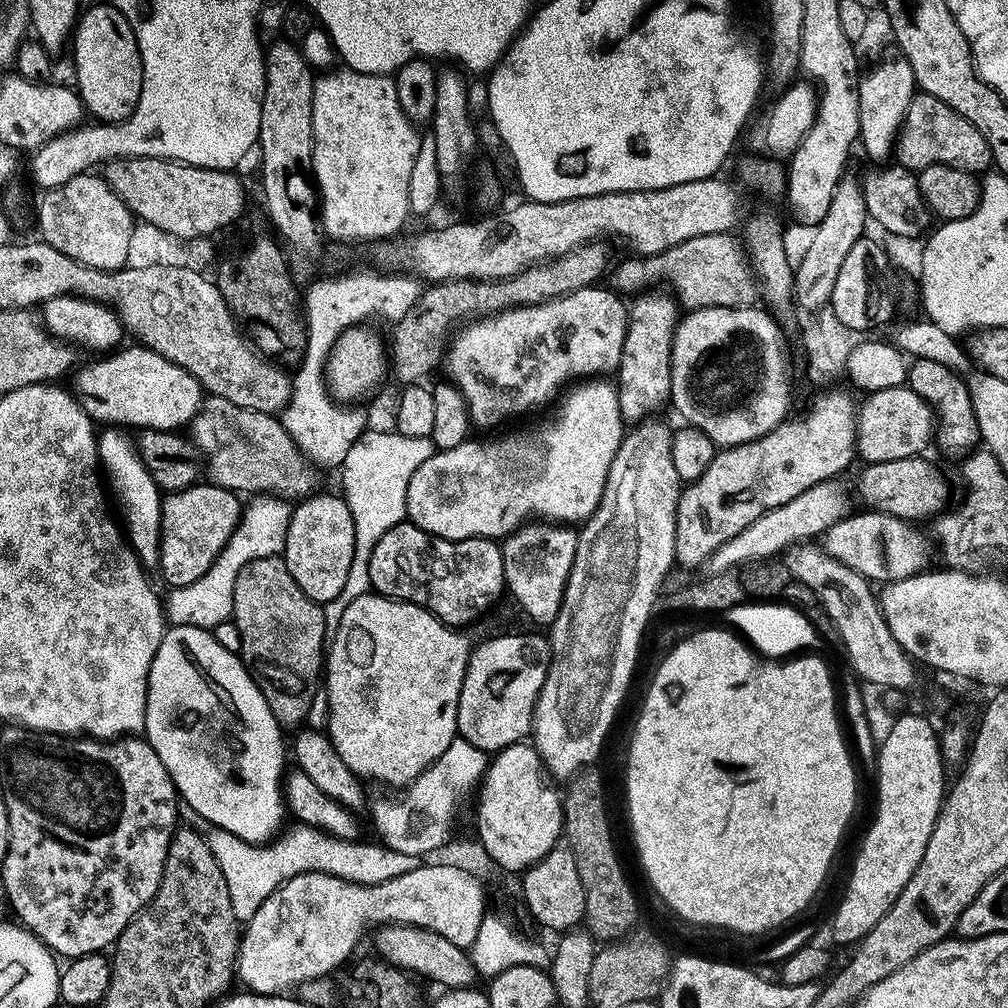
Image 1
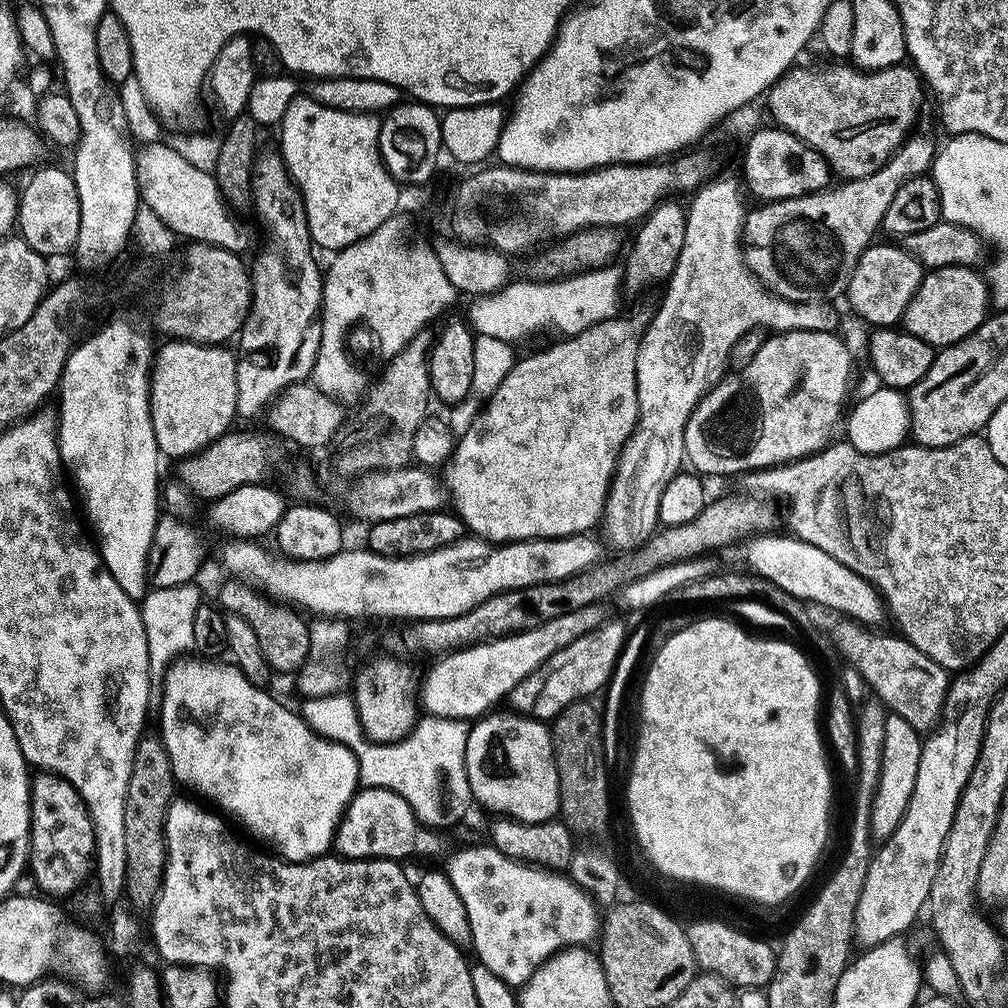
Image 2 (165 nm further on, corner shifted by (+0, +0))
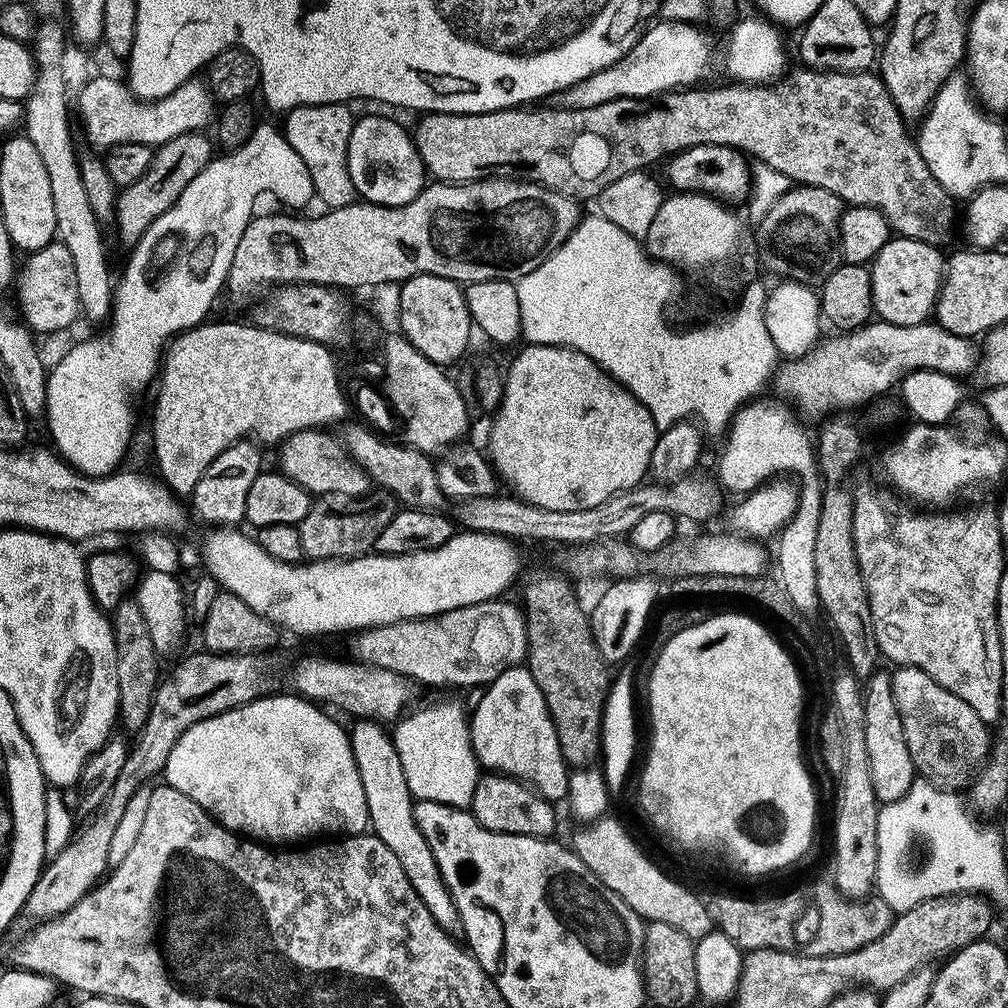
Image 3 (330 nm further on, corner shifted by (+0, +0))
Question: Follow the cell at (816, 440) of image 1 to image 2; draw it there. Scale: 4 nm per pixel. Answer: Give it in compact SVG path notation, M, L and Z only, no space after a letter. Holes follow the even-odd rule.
M956 265L929 269L901 316L901 329L933 348L957 344L968 337L990 312L990 289L987 279L978 272L973 267Z

